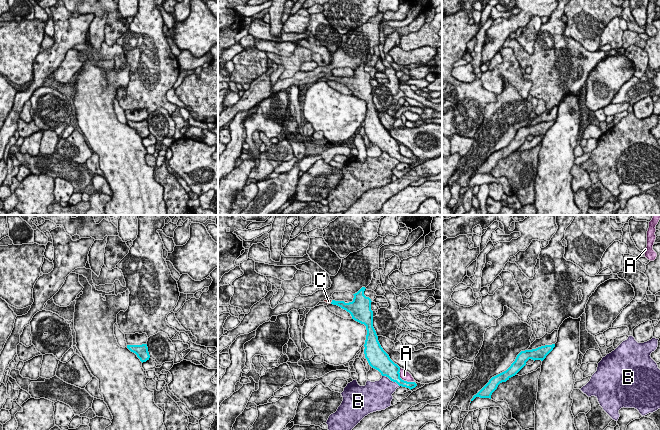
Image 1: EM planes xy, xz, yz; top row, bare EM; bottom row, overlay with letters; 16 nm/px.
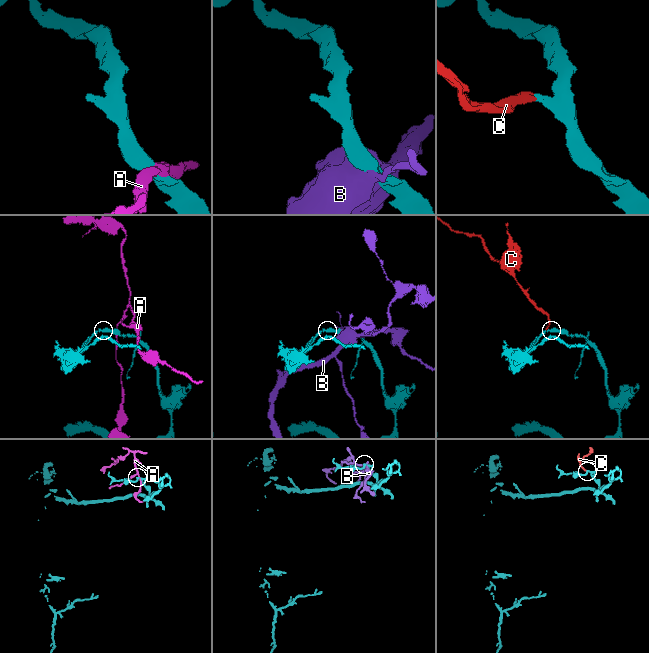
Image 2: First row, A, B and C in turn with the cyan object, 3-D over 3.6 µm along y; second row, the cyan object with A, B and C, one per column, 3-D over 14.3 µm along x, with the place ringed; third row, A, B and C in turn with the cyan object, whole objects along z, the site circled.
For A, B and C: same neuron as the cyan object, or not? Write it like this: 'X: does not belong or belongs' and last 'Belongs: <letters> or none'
A: does not belong
B: does not belong
C: belongs
Belongs: C

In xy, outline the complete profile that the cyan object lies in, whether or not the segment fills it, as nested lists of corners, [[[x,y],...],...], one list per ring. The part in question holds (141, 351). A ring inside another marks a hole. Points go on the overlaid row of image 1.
[[[142,344],[142,345],[127,345],[127,348],[131,352],[135,353],[142,363],[146,362],[150,358],[147,344]]]

